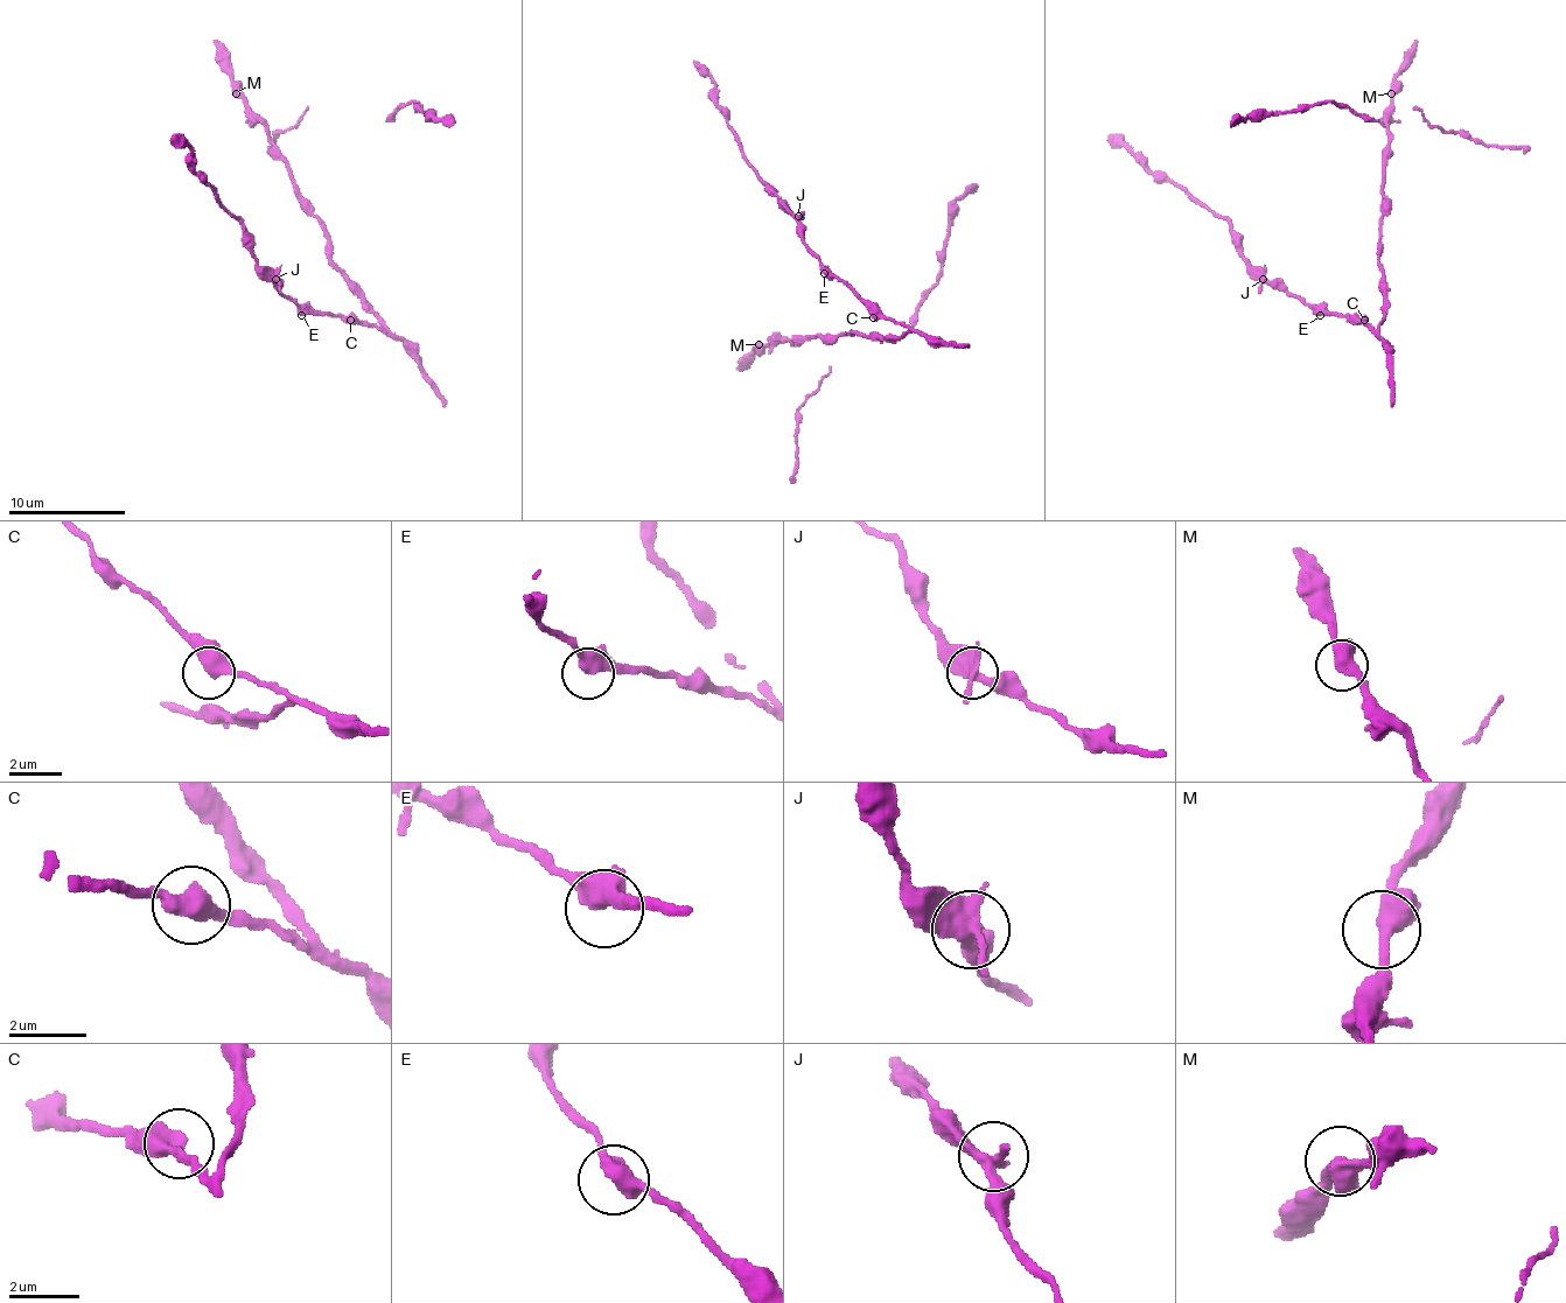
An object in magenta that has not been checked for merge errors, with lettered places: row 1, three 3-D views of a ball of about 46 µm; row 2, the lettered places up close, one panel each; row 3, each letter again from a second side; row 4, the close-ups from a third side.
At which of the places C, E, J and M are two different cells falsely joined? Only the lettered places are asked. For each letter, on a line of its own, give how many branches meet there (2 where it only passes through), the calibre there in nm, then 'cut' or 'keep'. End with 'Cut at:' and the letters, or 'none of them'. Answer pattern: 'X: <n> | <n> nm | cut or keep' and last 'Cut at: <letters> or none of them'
C: 2 | 460 nm | keep
E: 3 | 400 nm | keep
J: 3 | 320 nm | keep
M: 3 | 400 nm | keep
Cut at: none of them

